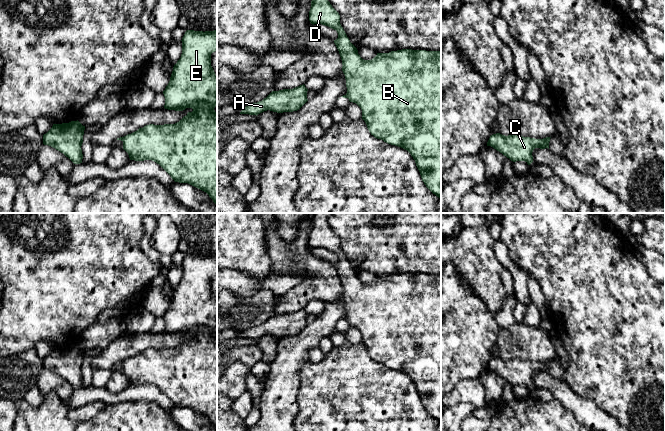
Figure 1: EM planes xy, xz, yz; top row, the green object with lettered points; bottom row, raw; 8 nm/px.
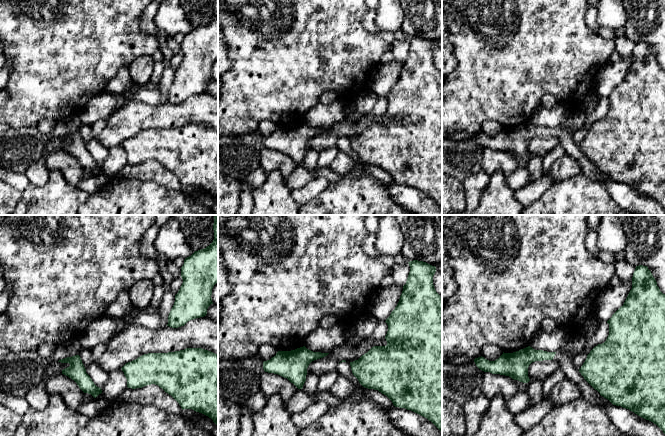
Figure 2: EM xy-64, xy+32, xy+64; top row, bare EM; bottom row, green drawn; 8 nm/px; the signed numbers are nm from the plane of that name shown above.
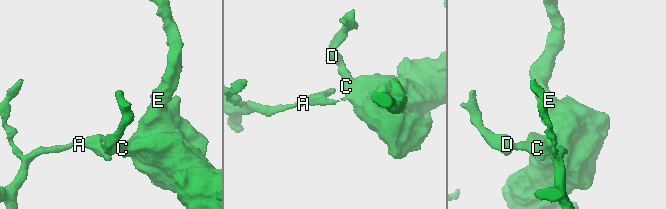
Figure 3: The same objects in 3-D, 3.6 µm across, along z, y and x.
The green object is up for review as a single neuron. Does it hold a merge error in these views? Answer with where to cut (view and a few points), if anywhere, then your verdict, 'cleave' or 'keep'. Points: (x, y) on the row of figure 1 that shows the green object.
cut xy (122, 137), (123, 140); cleave

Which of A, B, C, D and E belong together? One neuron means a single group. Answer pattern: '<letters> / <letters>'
A / B C D E

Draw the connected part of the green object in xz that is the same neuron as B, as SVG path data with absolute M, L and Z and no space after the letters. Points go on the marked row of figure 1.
M312 0L309 11L311 24L328 26L338 33L334 43L342 60L342 71L346 79L346 96L362 110L371 135L384 142L407 150L420 172L426 187L441 198L441 51L402 49L389 53L377 53L371 60L364 60L350 42L340 24L340 15L328 0Z

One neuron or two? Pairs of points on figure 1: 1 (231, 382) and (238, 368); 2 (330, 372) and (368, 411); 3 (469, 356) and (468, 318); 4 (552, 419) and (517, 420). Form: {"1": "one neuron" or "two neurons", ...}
{"1": "one neuron", "2": "one neuron", "3": "one neuron", "4": "one neuron"}

